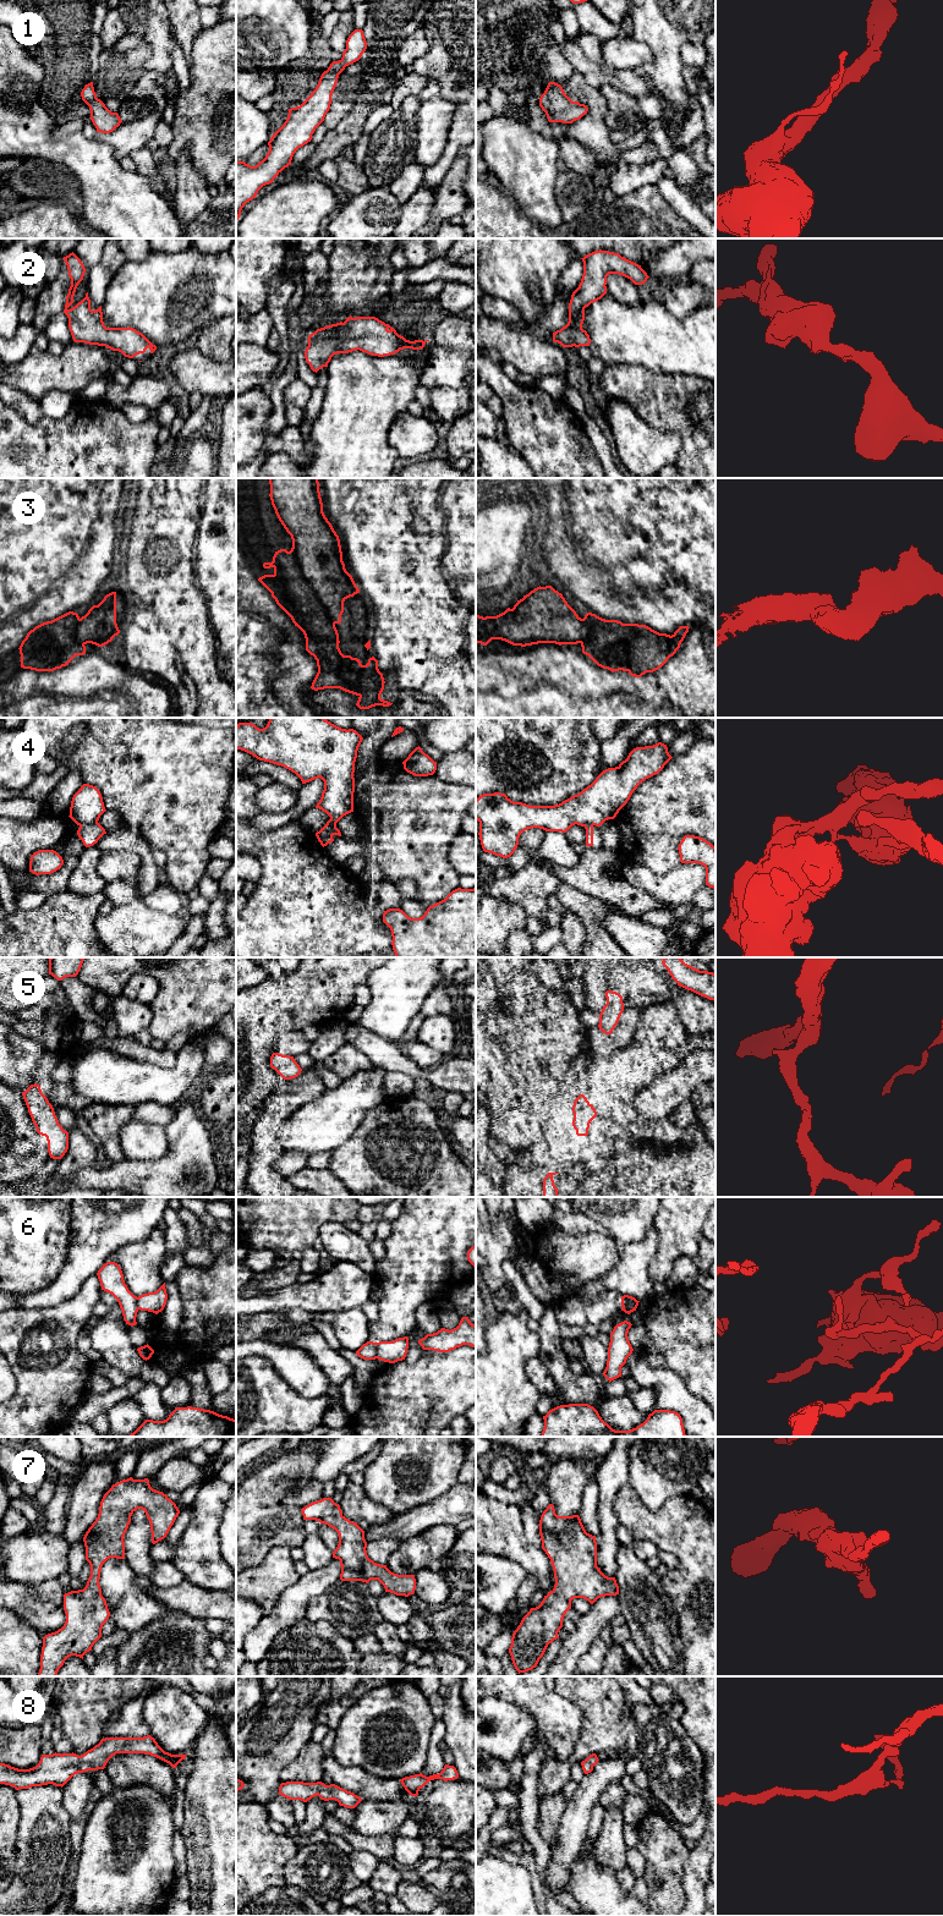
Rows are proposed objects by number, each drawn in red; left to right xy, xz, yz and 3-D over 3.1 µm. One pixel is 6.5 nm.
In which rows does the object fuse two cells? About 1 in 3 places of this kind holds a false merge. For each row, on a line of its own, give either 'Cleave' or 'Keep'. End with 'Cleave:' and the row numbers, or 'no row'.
1: Keep
2: Keep
3: Keep
4: Cleave
5: Keep
6: Cleave
7: Keep
8: Keep
Cleave: 4, 6

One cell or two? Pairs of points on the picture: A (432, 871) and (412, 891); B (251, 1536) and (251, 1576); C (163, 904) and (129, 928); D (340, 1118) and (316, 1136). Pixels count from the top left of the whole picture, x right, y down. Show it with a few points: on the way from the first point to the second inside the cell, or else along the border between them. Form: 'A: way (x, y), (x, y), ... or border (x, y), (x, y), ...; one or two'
A: border (388, 879), (411, 879), (417, 888), (418, 896); two
B: border (272, 1548), (257, 1564), (248, 1568); two
C: border (142, 901), (158, 911), (176, 915); two
D: way (334, 1118), (322, 1130); one

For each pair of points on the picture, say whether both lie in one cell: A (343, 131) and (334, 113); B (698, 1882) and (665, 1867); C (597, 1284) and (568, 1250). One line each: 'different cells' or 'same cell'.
A: different cells
B: different cells
C: different cells

